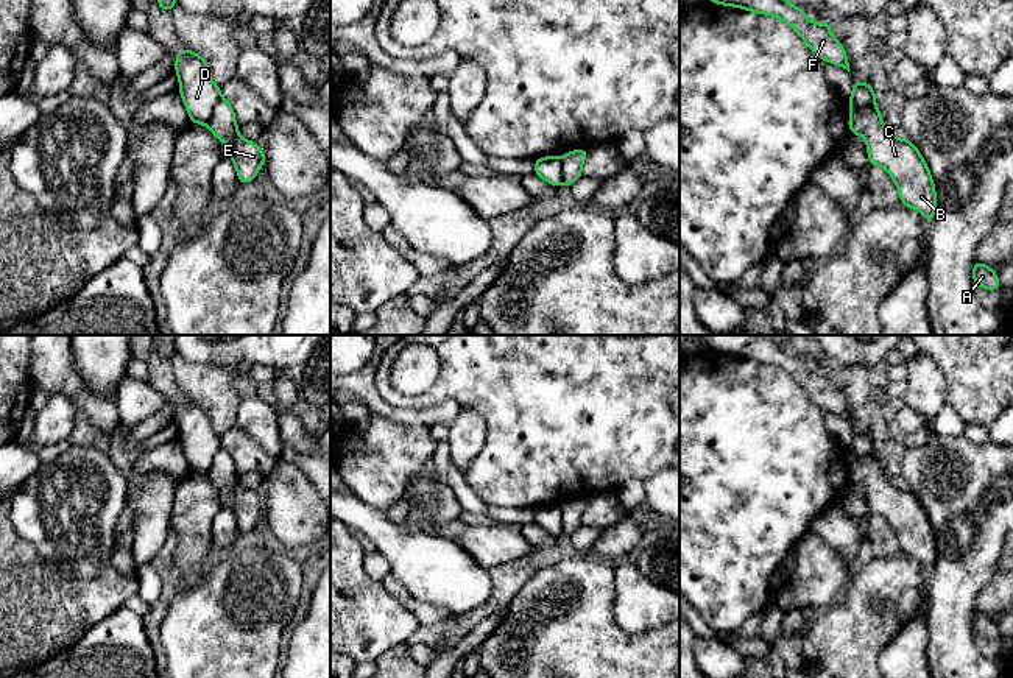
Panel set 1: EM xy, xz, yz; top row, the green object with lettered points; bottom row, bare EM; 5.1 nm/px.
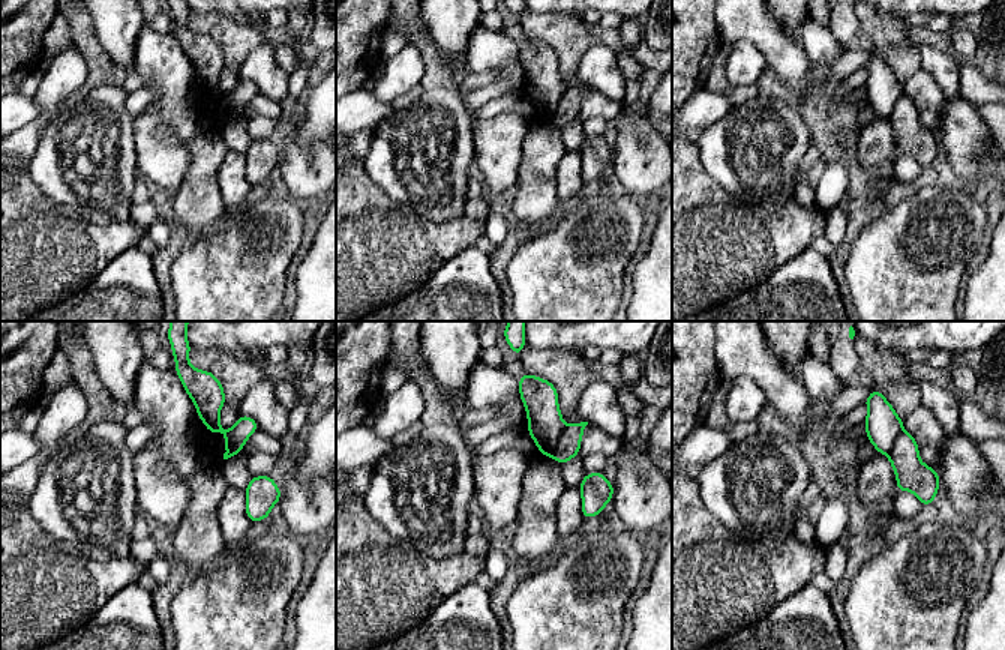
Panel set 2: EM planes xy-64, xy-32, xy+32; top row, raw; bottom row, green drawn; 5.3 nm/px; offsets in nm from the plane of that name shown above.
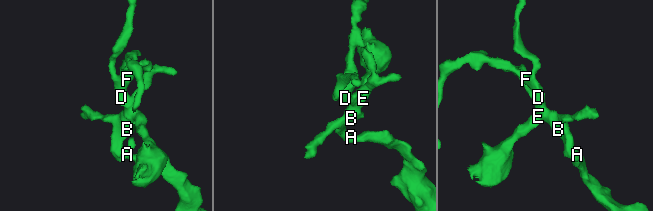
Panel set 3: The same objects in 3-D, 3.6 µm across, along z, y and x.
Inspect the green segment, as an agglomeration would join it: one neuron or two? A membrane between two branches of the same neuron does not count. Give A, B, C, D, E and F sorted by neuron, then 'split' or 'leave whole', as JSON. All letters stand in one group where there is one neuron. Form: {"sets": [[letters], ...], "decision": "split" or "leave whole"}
{"sets": [["A", "B", "C", "E"], ["D", "F"]], "decision": "split"}

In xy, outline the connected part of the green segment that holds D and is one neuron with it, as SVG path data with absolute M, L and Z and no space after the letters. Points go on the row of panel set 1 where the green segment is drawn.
M185 48L175 55L175 73L179 76L178 92L189 112L190 123L207 125L212 109L221 98L220 86L212 79L207 61Z

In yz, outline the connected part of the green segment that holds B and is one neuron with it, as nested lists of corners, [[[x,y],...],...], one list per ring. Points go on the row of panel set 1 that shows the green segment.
[[[849,103],[848,129],[865,139],[870,165],[881,165],[888,171],[902,206],[916,209],[930,224],[937,212],[937,193],[918,148],[909,139],[895,137],[882,123],[876,106]]]

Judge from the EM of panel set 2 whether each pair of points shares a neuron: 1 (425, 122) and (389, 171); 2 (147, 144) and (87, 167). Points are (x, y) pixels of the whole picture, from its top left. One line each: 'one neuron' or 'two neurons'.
1: one neuron
2: two neurons

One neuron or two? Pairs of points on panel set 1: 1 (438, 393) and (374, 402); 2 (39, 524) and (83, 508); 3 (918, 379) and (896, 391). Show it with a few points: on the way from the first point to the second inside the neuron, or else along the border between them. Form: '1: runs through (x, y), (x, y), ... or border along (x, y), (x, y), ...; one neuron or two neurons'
1: border along (379, 365), (379, 395), (398, 407), (423, 409); two neurons
2: runs through (50, 513), (53, 510), (72, 508); one neuron
3: border along (906, 381), (906, 395), (903, 398); two neurons

